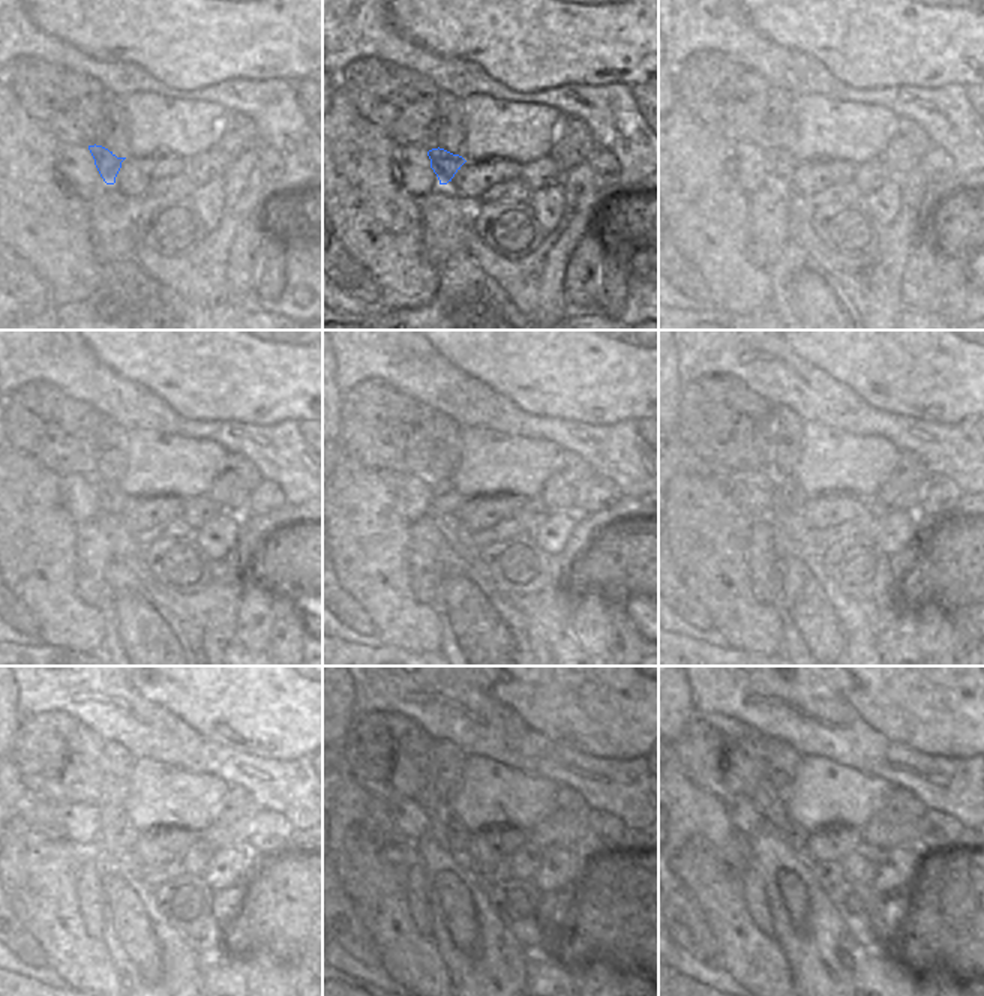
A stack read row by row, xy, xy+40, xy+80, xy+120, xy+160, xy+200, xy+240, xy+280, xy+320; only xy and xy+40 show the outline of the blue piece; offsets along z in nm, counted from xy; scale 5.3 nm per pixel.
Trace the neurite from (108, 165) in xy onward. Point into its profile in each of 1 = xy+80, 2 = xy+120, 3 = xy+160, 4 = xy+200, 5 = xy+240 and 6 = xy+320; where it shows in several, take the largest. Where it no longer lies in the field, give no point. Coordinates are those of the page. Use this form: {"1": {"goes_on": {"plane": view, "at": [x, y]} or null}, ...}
{"1": {"goes_on": {"plane": "xy+80", "at": [780, 164]}}, "2": {"goes_on": {"plane": "xy+120", "at": [111, 500]}}, "3": {"goes_on": {"plane": "xy+160", "at": [444, 498]}}, "4": {"goes_on": {"plane": "xy+200", "at": [786, 495]}}, "5": {"goes_on": {"plane": "xy+240", "at": [119, 833]}}, "6": {"goes_on": {"plane": "xy+320", "at": [795, 836]}}}

